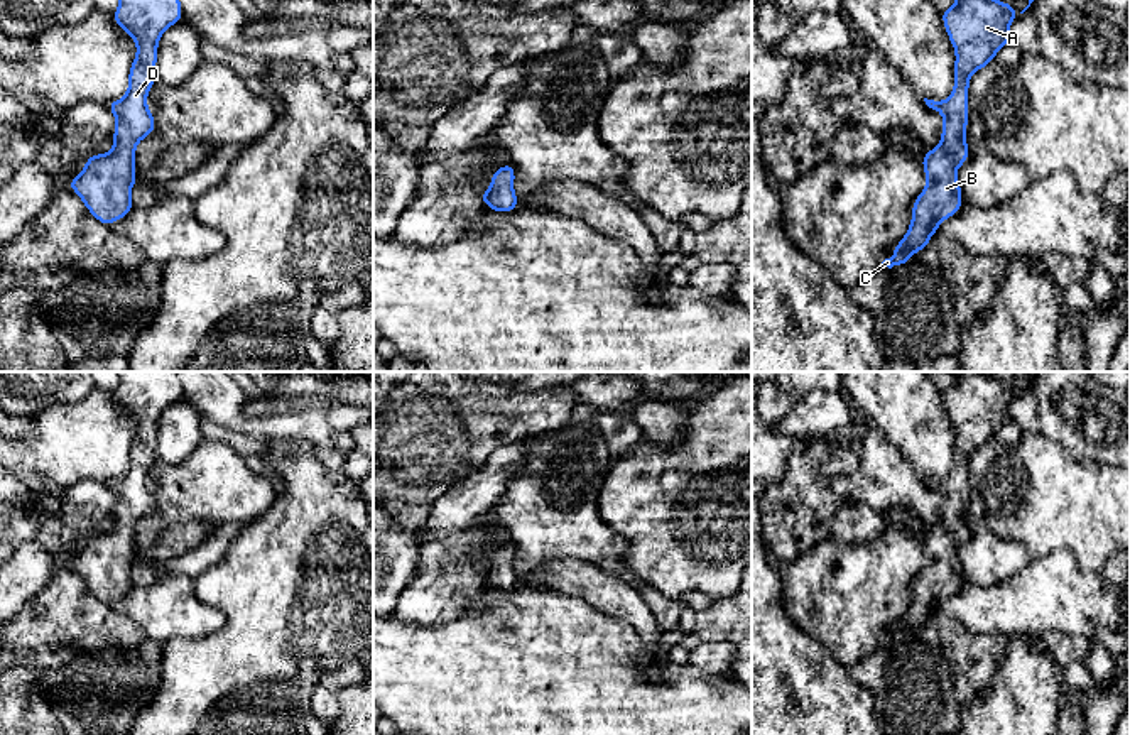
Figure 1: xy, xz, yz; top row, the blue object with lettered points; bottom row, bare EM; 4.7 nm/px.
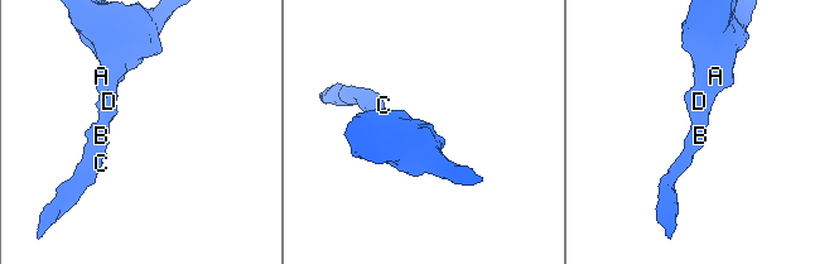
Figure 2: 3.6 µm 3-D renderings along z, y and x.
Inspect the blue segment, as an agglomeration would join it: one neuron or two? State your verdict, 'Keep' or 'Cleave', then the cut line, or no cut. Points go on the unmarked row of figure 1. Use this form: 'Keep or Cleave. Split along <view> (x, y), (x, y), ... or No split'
Keep. No split

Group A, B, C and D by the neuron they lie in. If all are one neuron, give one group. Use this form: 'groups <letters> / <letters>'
groups A B C D

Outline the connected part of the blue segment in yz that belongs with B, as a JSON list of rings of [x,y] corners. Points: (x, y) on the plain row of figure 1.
[[[953,372],[958,378],[941,389],[944,407],[954,426],[954,466],[944,480],[924,476],[926,483],[944,495],[941,524],[927,529],[921,537],[927,563],[914,578],[912,598],[905,615],[894,625],[894,635],[880,644],[909,642],[912,632],[927,627],[937,605],[961,590],[961,563],[956,547],[970,536],[966,522],[968,466],[975,449],[995,439],[995,433],[1008,421],[1008,404],[1017,392],[1012,380],[998,380],[990,372]]]

